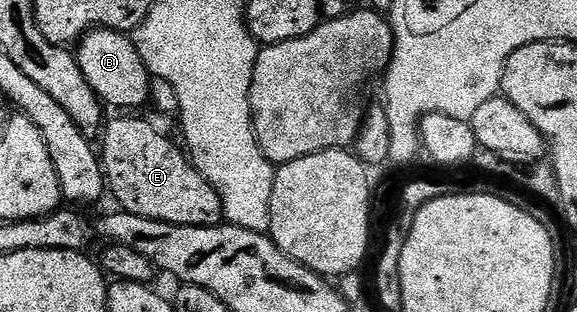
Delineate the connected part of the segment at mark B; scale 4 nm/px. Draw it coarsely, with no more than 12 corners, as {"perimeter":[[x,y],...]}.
{"perimeter":[[96,27],[77,58],[108,108],[148,105],[153,76],[124,32]]}

